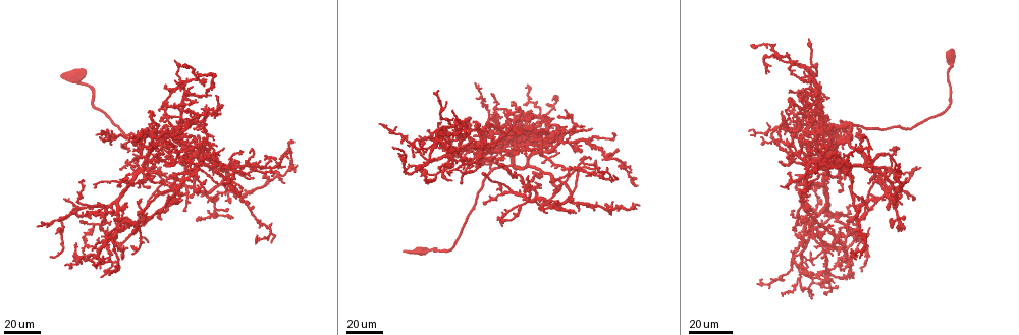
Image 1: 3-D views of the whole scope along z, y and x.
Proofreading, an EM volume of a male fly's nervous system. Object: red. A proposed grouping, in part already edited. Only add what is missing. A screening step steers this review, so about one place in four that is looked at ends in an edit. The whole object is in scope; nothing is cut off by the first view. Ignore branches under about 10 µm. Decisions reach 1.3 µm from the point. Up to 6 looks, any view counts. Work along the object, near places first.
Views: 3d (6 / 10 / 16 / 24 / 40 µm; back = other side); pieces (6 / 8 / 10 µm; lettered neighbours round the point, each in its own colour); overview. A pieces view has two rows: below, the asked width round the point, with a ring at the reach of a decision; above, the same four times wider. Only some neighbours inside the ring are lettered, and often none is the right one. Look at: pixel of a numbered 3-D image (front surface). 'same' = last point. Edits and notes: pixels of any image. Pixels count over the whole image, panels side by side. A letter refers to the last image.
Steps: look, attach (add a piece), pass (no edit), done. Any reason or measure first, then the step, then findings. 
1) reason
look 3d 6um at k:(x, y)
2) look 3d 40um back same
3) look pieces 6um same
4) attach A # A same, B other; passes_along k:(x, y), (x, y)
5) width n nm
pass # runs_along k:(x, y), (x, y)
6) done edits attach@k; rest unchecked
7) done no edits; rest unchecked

look 3d 40um at 1:(103, 138)

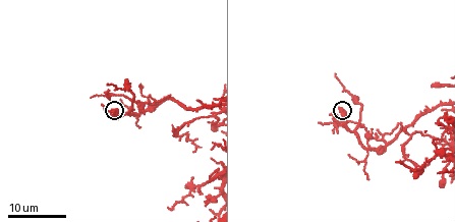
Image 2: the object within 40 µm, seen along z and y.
look pieces 8um at 2:(111, 108)

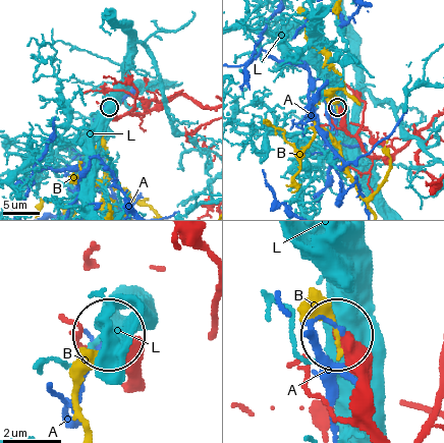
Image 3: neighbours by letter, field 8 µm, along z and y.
width 440 nm
pass # A other, B other, L other; none of them fits

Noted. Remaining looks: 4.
free end
look 3d 40um at 1:(250, 175)

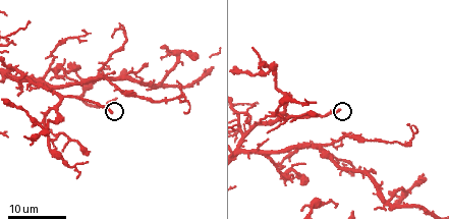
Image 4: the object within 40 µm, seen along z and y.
look pieces 6um at 4:(338, 110)

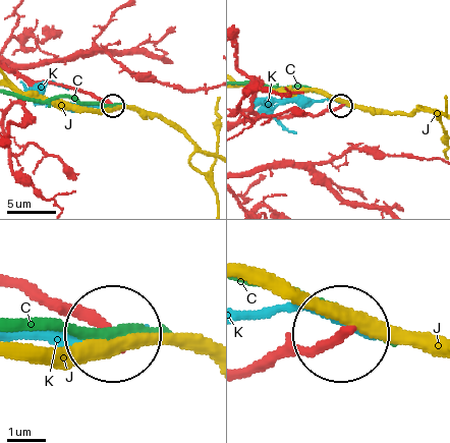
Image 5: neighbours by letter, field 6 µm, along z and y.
pass # C other, J other, K other; no lettered piece goes on from it

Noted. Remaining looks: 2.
an open end
look 3d 40um at 1:(851, 178)

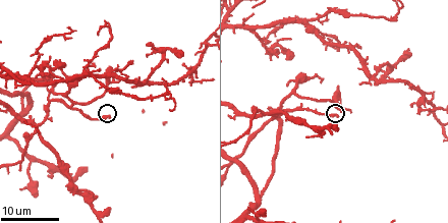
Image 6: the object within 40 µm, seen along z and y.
look pieces 6um at 6:(107, 115)

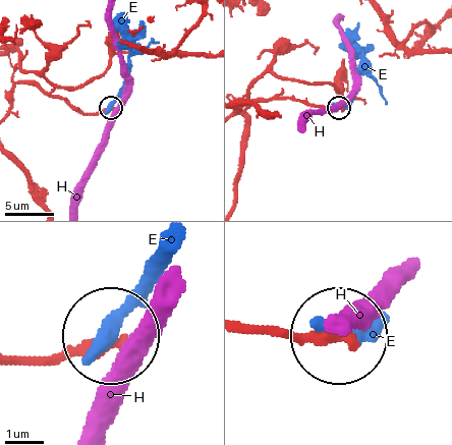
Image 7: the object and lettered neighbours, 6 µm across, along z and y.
width 250 nm
pass # E other, H other; no lettered piece goes on from it

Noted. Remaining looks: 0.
done no edits; rest unchecked

